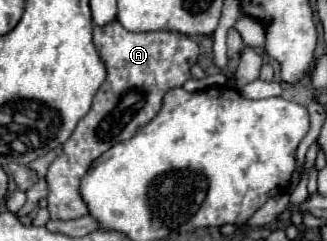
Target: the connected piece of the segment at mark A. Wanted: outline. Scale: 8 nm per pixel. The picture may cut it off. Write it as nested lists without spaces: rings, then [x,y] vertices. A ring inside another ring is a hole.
[[[118,20],[94,26],[94,44],[106,64],[106,80],[94,96],[90,112],[78,122],[72,136],[64,142],[64,152],[58,156],[48,172],[48,212],[52,220],[74,220],[88,214],[80,196],[80,180],[90,164],[114,144],[132,138],[146,126],[160,110],[162,98],[168,90],[182,86],[190,78],[190,68],[198,58],[198,44],[186,34],[158,30],[158,32],[130,32]]]

